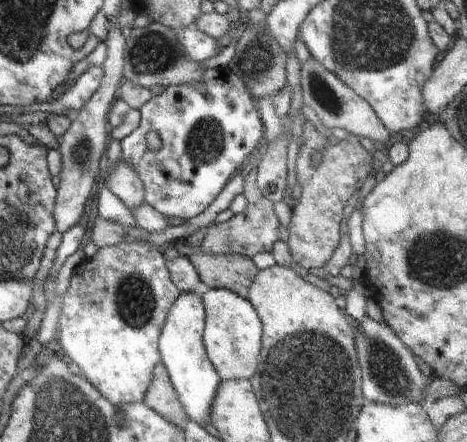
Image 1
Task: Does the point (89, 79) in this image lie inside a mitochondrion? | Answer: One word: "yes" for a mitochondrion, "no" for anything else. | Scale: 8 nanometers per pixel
no

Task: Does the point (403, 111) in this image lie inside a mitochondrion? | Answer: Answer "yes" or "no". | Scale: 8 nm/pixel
no

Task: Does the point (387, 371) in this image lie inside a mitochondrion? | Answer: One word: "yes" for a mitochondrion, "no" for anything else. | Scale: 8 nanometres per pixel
yes

